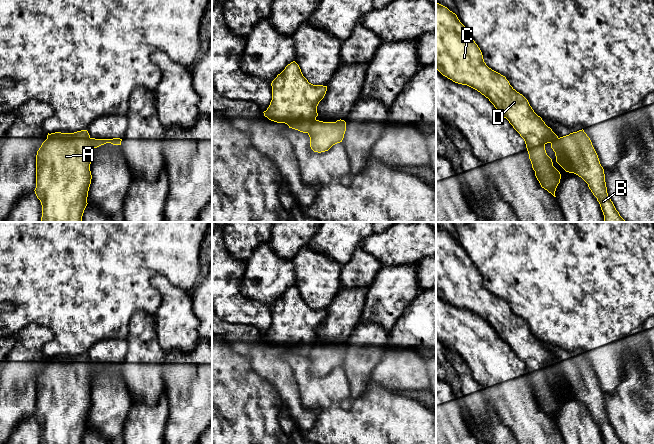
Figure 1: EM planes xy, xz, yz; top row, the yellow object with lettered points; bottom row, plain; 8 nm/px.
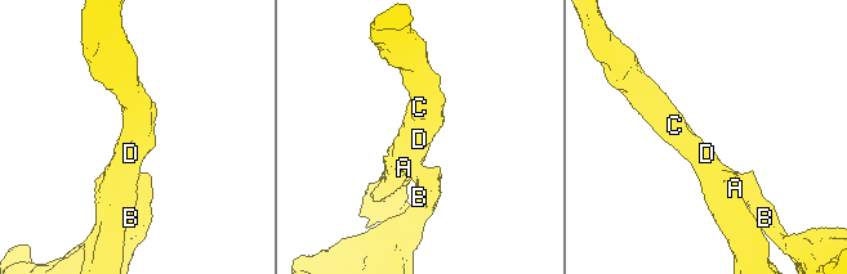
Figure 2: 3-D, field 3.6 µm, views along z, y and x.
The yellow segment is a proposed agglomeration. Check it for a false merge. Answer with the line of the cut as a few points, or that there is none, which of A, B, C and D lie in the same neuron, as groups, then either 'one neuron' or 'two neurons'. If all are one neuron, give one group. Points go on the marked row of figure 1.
yz (557, 138), (575, 173) | A C D / B | two neurons

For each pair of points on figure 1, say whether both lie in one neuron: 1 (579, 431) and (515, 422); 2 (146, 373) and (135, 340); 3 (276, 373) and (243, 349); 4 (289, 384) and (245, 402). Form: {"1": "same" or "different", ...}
{"1": "different", "2": "same", "3": "same", "4": "different"}

